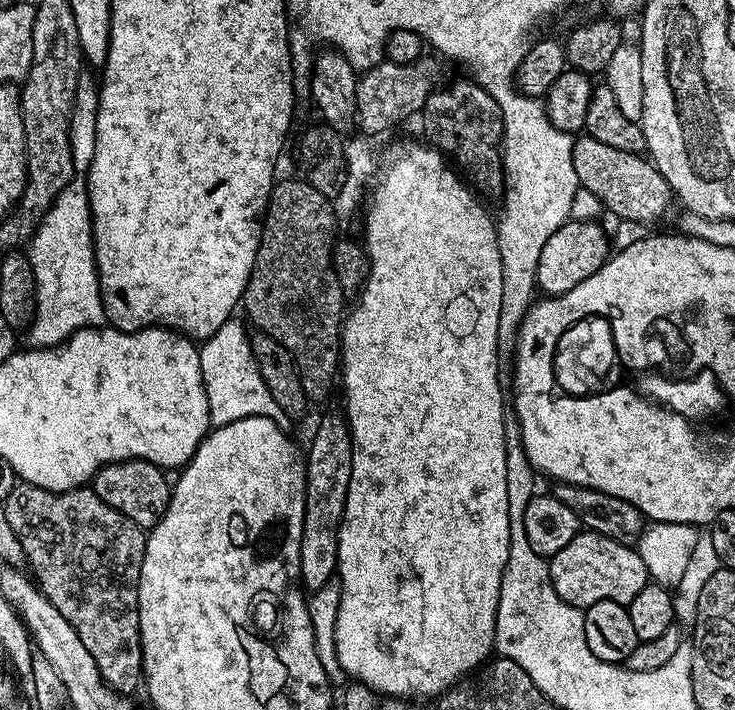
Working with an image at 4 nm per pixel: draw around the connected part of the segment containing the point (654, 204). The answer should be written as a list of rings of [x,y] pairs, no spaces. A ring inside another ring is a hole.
[[[580,134],[575,137],[572,157],[574,174],[580,187],[596,194],[603,207],[616,215],[617,219],[652,224],[652,221],[660,219],[674,202],[674,193],[666,178],[662,178],[651,159],[645,158],[641,153],[618,150],[617,147],[598,142],[597,138]]]

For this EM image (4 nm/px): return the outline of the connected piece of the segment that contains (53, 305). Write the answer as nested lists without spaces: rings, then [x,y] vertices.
[[[88,70],[81,71],[72,107],[70,146],[74,158],[72,180],[61,190],[40,220],[26,255],[33,267],[36,283],[36,312],[26,329],[28,348],[55,348],[83,328],[99,328],[105,323],[104,304],[100,301],[100,276],[96,273],[96,255],[92,241],[92,211],[88,182],[83,175],[94,162],[94,141],[98,139],[98,102],[100,89]]]

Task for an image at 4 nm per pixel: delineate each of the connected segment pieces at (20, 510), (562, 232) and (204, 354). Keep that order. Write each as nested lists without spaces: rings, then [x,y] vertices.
[[[18,482],[10,490],[10,498],[2,502],[6,510],[6,519],[18,534],[22,542],[24,559],[27,567],[32,567],[31,575],[46,599],[74,626],[82,646],[90,650],[90,658],[98,666],[104,681],[115,692],[132,694],[136,687],[141,687],[144,671],[144,655],[140,645],[140,575],[144,557],[145,529],[138,527],[126,514],[106,506],[102,498],[90,486],[75,488],[69,492],[51,492],[33,484]]]
[[[569,219],[550,238],[546,238],[546,246],[542,246],[540,261],[536,267],[536,286],[545,297],[561,296],[578,282],[586,282],[590,274],[594,274],[604,265],[610,255],[610,236],[604,233],[602,223],[592,221],[576,221]]]
[[[241,320],[226,321],[222,330],[199,345],[200,377],[204,380],[208,399],[208,418],[218,428],[238,422],[244,416],[265,416],[277,422],[285,419],[284,411],[274,398],[270,398],[270,390],[266,390],[266,382],[260,376],[252,353],[252,336],[244,329],[245,321]]]

